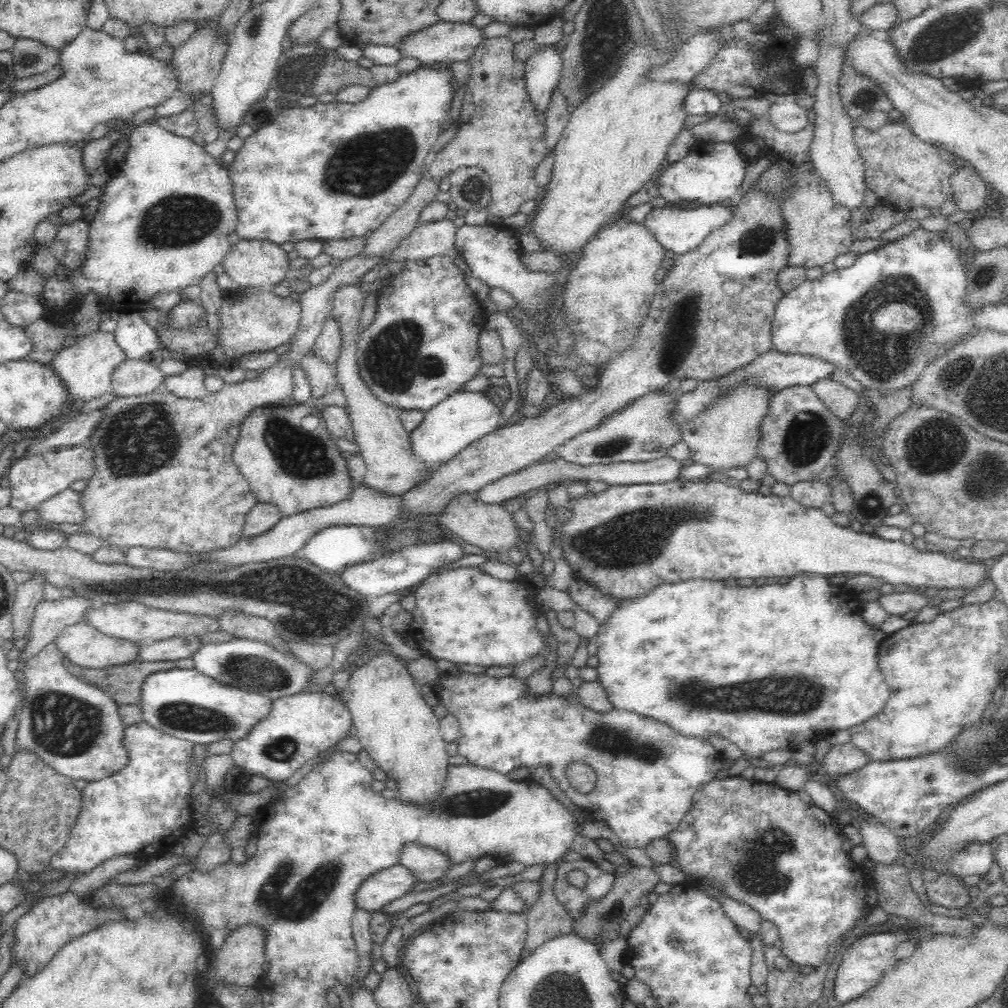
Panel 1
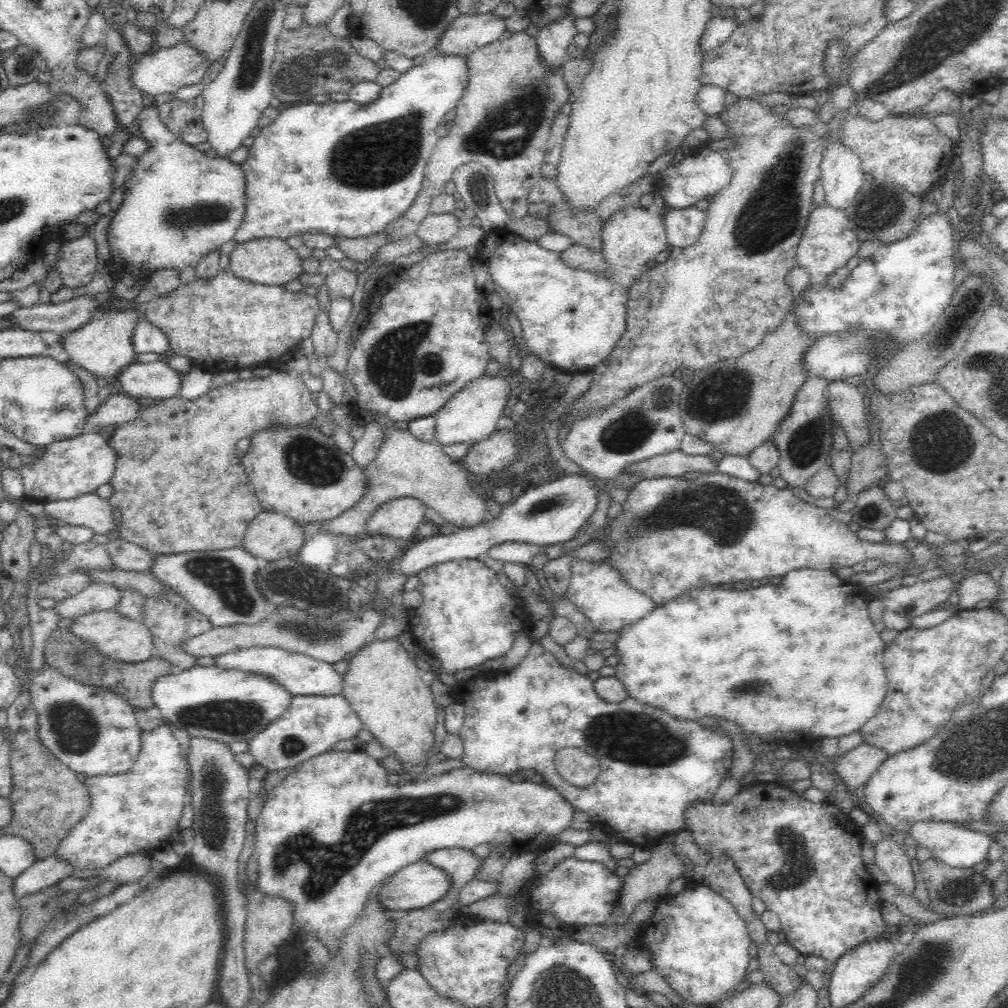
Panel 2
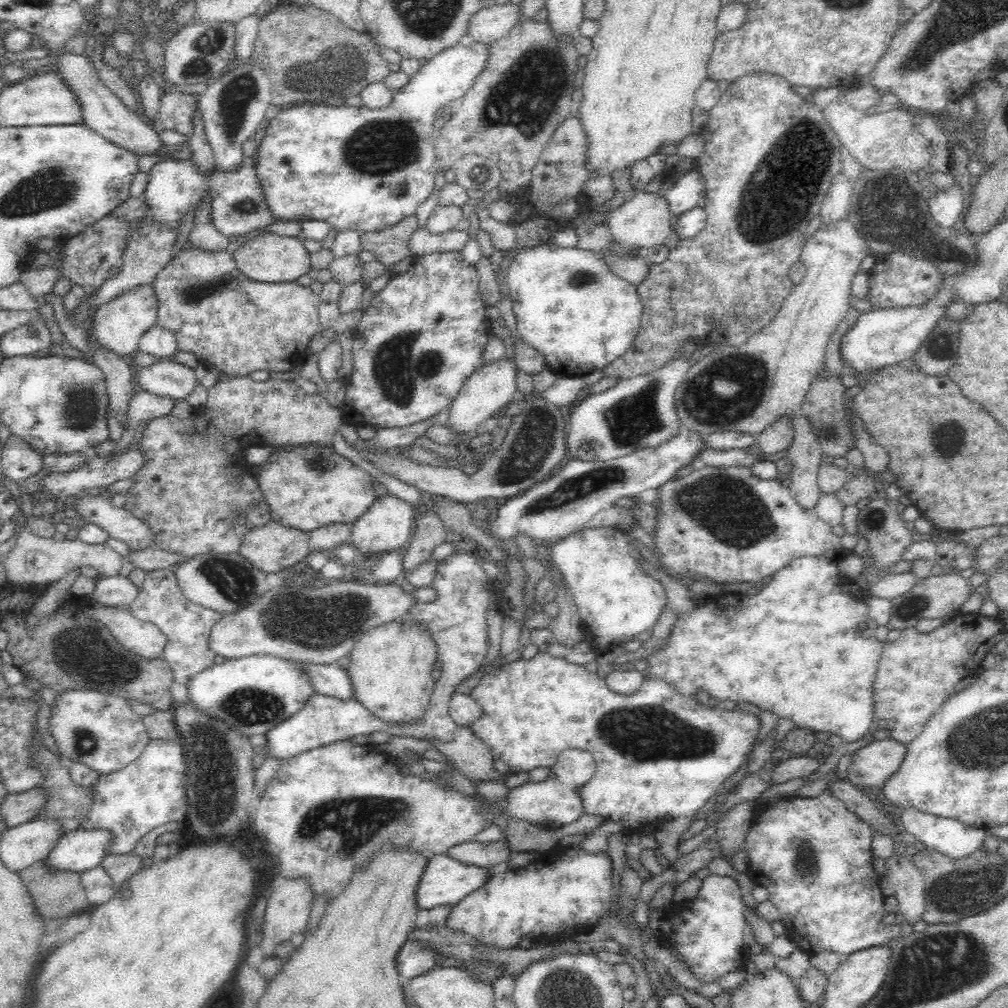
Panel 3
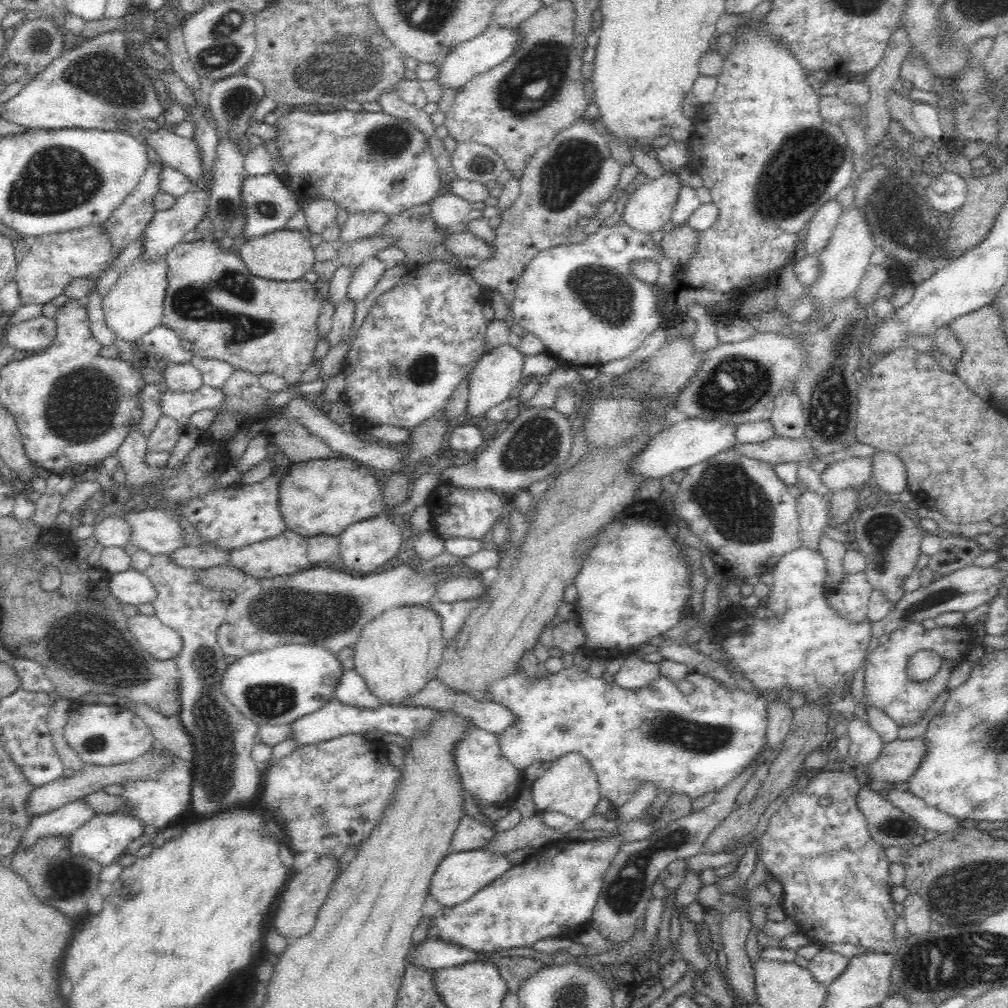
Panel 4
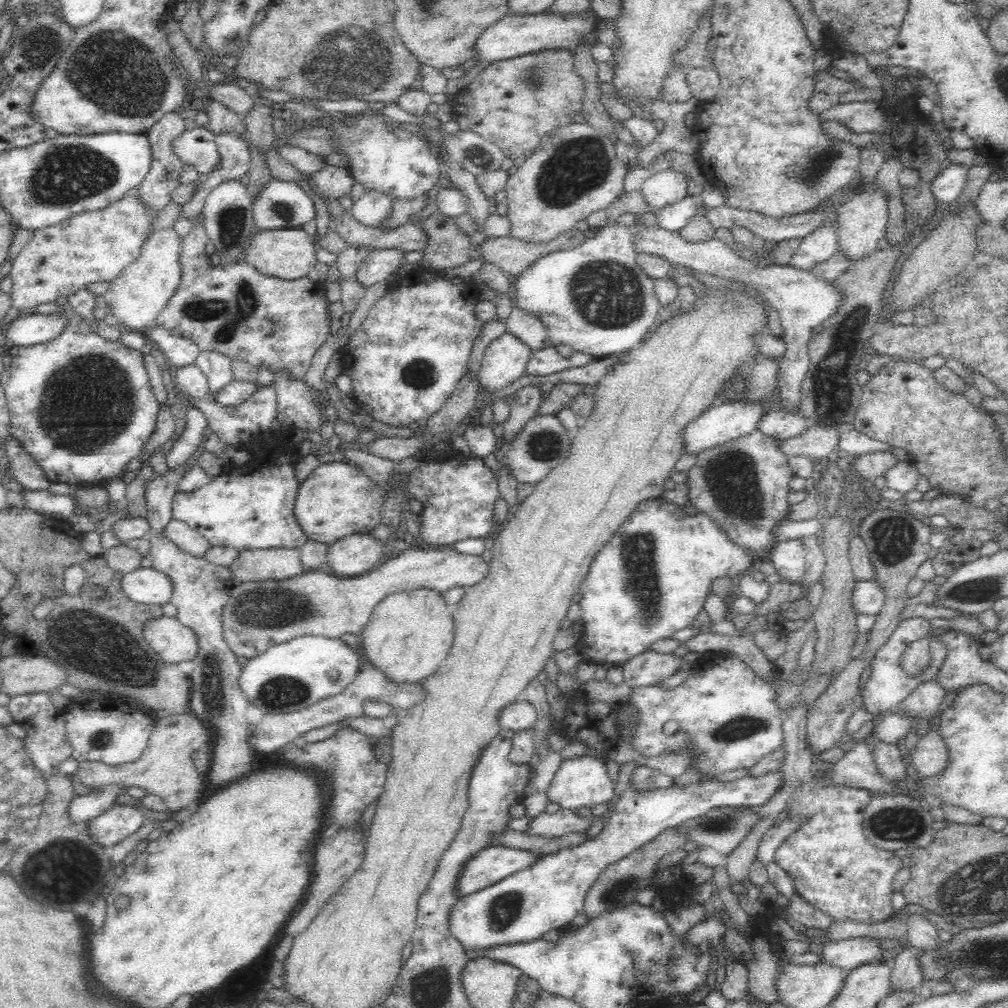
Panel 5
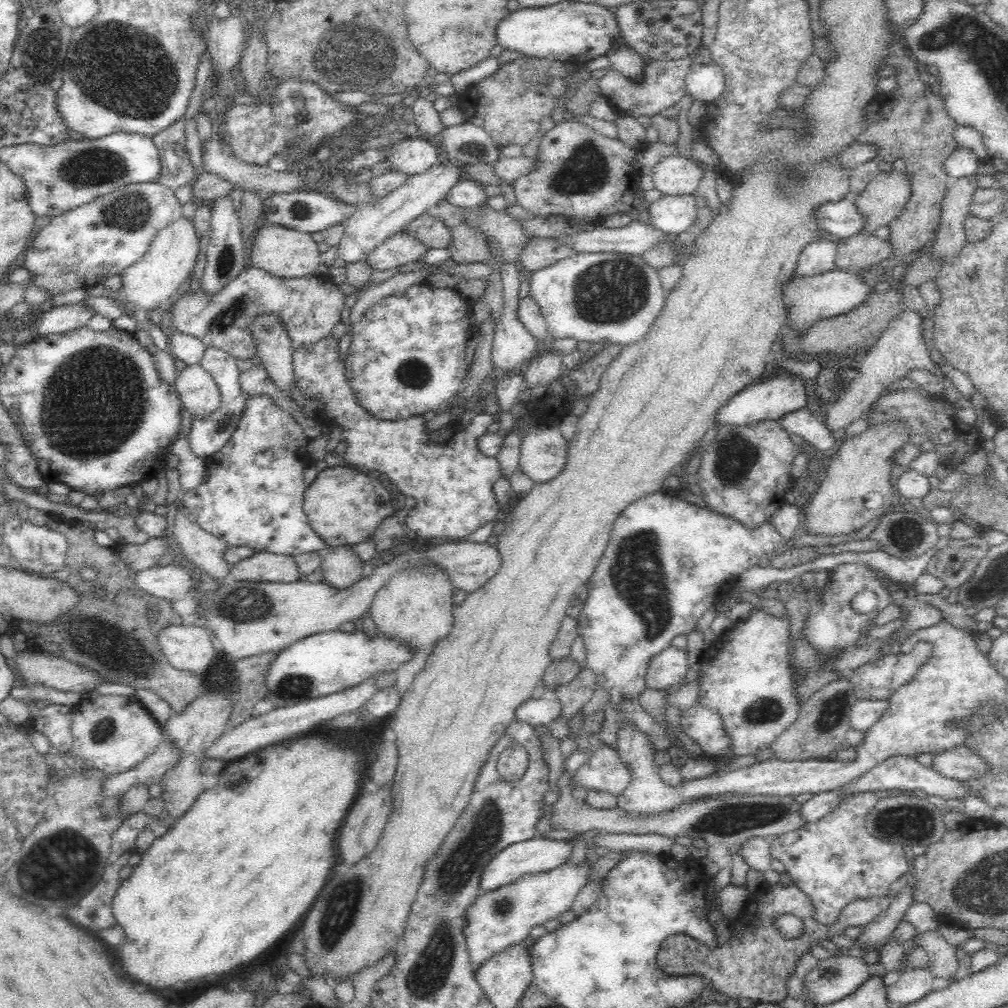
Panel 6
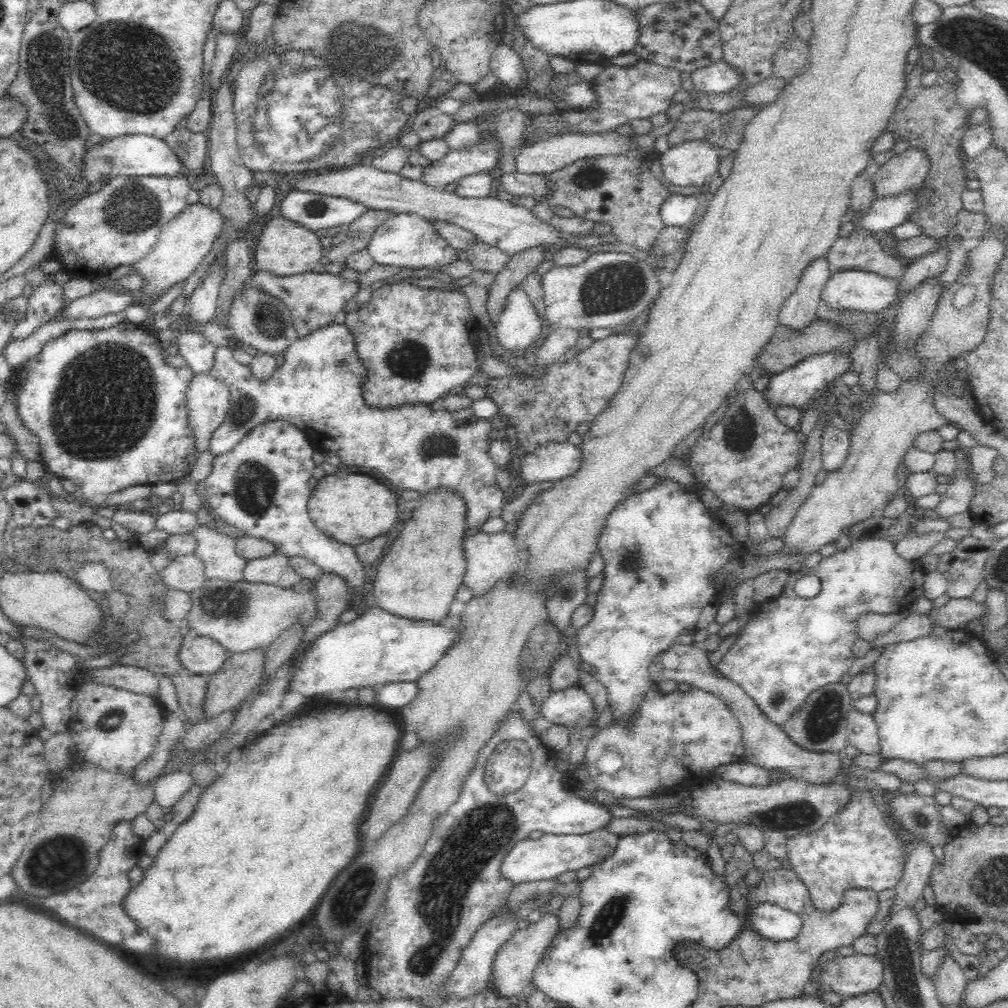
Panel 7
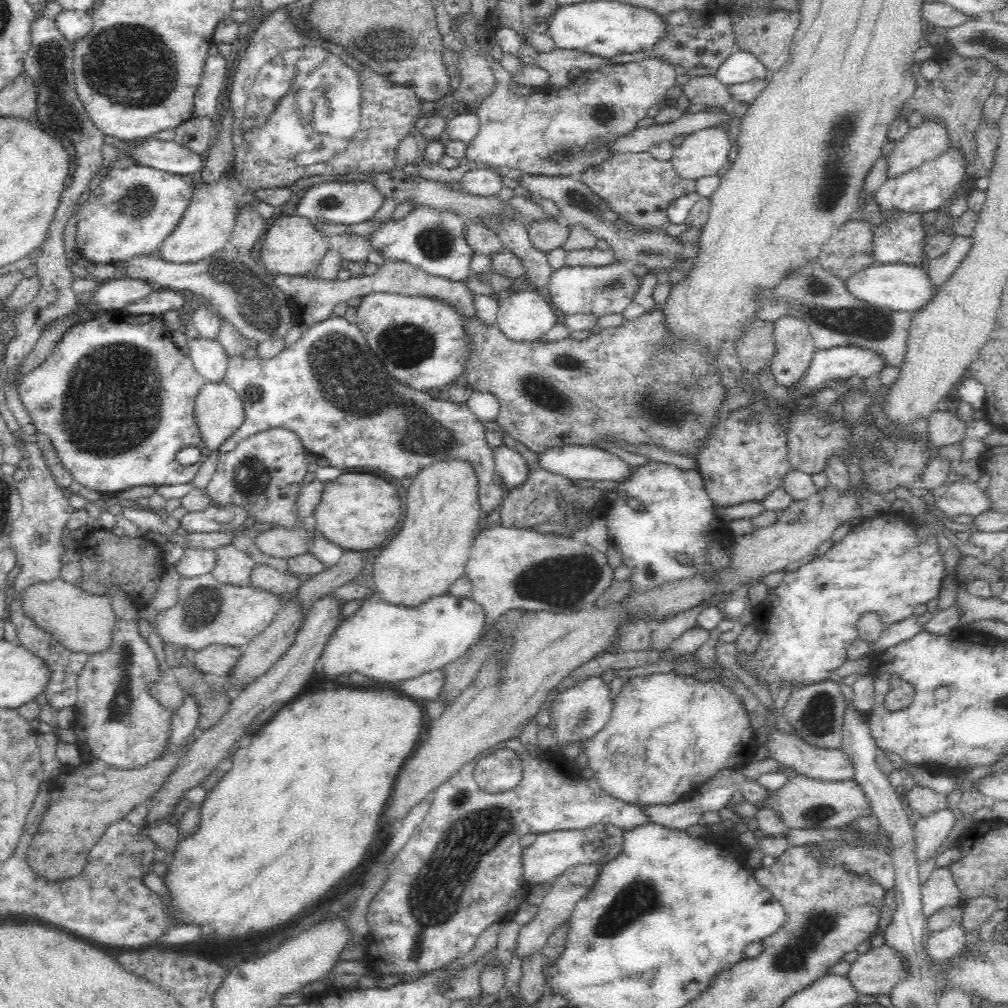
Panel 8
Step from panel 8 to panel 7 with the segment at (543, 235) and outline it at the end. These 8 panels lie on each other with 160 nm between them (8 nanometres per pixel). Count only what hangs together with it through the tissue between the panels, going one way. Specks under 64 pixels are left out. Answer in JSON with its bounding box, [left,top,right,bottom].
[485,246,548,325]

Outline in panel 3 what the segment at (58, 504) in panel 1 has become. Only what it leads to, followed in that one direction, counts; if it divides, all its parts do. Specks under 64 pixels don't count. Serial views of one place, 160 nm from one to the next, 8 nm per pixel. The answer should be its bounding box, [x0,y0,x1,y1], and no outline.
[74,495,154,550]

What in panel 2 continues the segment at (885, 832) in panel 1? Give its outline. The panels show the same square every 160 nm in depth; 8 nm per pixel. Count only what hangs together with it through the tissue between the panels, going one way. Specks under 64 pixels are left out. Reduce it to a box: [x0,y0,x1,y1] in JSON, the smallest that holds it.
[874,836,915,896]

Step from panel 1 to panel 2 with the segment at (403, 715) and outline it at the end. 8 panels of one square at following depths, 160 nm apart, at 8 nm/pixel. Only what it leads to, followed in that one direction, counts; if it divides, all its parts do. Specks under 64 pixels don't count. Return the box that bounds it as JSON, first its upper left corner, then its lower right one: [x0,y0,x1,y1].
[341,637,437,765]

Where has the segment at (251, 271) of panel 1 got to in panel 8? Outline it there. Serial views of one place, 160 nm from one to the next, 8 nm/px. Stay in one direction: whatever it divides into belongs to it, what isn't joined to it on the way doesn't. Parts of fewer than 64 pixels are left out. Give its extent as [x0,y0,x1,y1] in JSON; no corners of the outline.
[258,216,333,275]

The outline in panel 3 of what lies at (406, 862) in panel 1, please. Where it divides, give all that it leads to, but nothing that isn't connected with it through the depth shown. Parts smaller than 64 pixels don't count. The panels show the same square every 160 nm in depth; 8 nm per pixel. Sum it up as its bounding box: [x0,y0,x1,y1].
[445,839,512,867]

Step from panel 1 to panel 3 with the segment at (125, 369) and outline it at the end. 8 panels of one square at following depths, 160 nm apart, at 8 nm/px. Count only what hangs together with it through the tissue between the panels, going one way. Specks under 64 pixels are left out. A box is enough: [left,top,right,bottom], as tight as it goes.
[134,359,197,401]

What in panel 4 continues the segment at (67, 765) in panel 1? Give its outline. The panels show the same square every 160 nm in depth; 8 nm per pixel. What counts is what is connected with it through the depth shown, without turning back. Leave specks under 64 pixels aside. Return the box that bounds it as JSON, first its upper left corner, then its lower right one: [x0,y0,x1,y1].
[63,703,155,766]

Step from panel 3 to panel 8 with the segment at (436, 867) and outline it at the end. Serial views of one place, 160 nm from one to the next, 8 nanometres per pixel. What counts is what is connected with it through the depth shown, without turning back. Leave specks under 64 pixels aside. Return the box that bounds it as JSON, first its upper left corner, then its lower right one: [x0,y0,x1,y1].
[521,824,623,888]

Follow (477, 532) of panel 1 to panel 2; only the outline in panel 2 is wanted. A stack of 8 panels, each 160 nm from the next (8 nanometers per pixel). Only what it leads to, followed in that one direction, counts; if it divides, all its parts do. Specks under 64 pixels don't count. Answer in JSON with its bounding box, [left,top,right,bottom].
[318,426,488,536]

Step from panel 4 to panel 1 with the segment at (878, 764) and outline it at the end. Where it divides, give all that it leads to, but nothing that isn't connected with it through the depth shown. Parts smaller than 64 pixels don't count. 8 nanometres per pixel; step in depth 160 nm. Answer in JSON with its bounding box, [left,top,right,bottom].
[821,743,870,776]

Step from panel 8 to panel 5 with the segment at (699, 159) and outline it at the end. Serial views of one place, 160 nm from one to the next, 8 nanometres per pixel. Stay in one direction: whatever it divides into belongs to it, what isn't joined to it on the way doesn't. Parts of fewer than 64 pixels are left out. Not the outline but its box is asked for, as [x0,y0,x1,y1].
[639,168,689,214]

